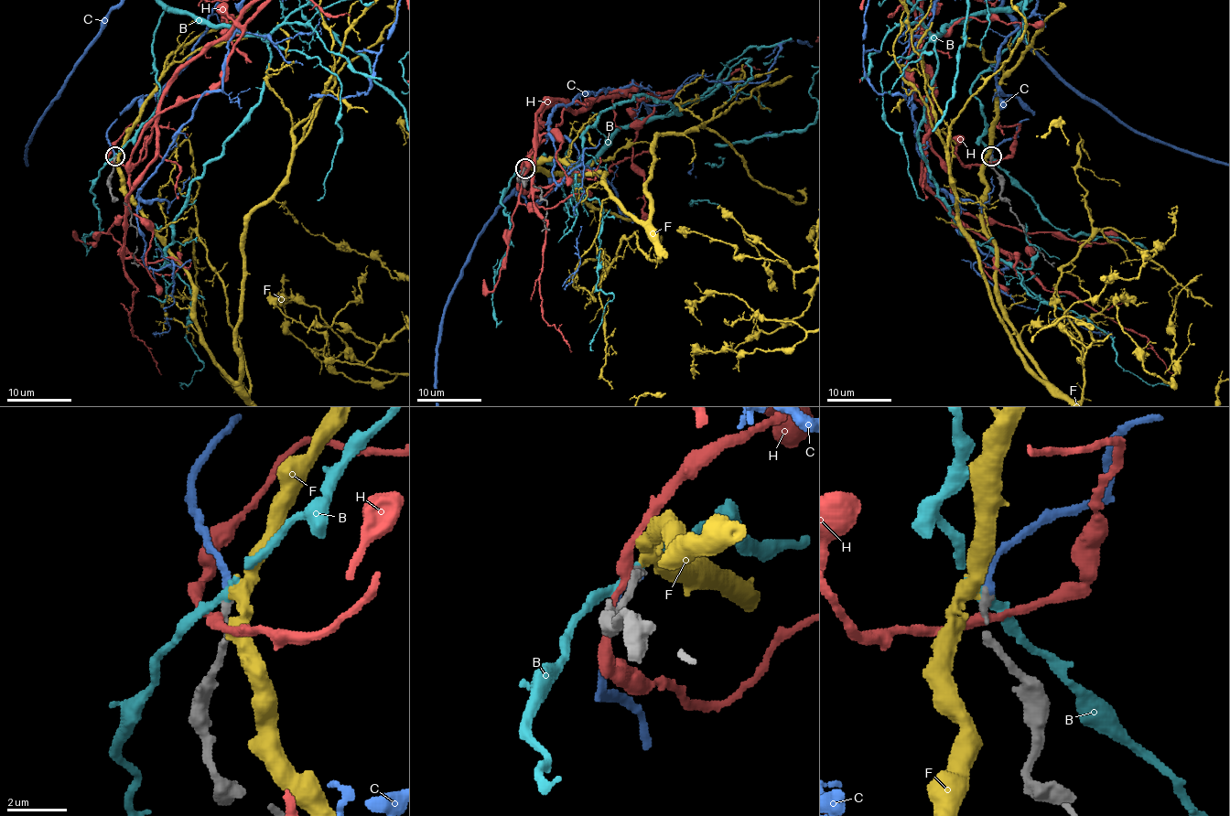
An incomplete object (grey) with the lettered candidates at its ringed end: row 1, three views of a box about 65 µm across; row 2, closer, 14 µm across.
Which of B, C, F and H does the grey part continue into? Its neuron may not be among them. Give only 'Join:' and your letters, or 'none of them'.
Join: C

